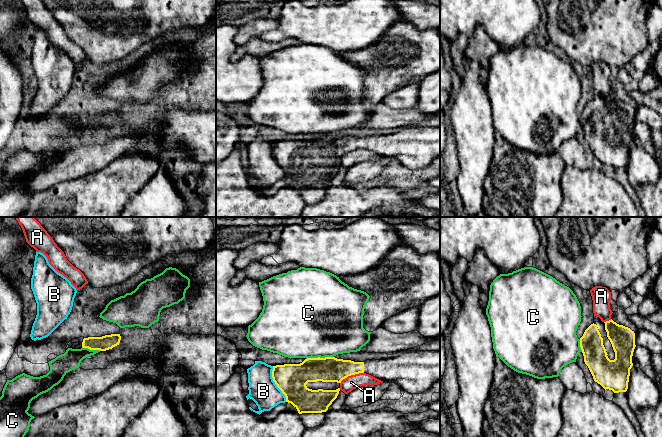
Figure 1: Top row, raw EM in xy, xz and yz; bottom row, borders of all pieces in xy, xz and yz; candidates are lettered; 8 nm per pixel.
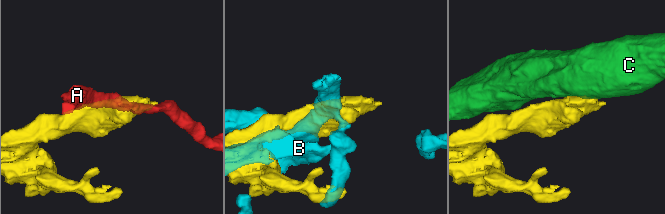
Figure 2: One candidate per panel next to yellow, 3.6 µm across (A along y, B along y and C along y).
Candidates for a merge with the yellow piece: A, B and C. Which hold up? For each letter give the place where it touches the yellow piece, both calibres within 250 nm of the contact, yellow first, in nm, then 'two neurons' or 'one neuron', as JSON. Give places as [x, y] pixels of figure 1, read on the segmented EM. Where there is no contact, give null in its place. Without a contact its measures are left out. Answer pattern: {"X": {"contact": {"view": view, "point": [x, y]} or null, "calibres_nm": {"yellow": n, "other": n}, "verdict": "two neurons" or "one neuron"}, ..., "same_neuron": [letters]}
{"A": {"contact": {"view": "xz", "point": [351, 374]}, "calibres_nm": {"yellow": 200, "other": 110}, "verdict": "two neurons"}, "B": {"contact": {"view": "xz", "point": [275, 383]}, "calibres_nm": {"yellow": 240, "other": 220}, "verdict": "two neurons"}, "C": {"contact": {"view": "xz", "point": [319, 357]}, "calibres_nm": {"yellow": 200, "other": 500}, "verdict": "two neurons"}, "same_neuron": []}

